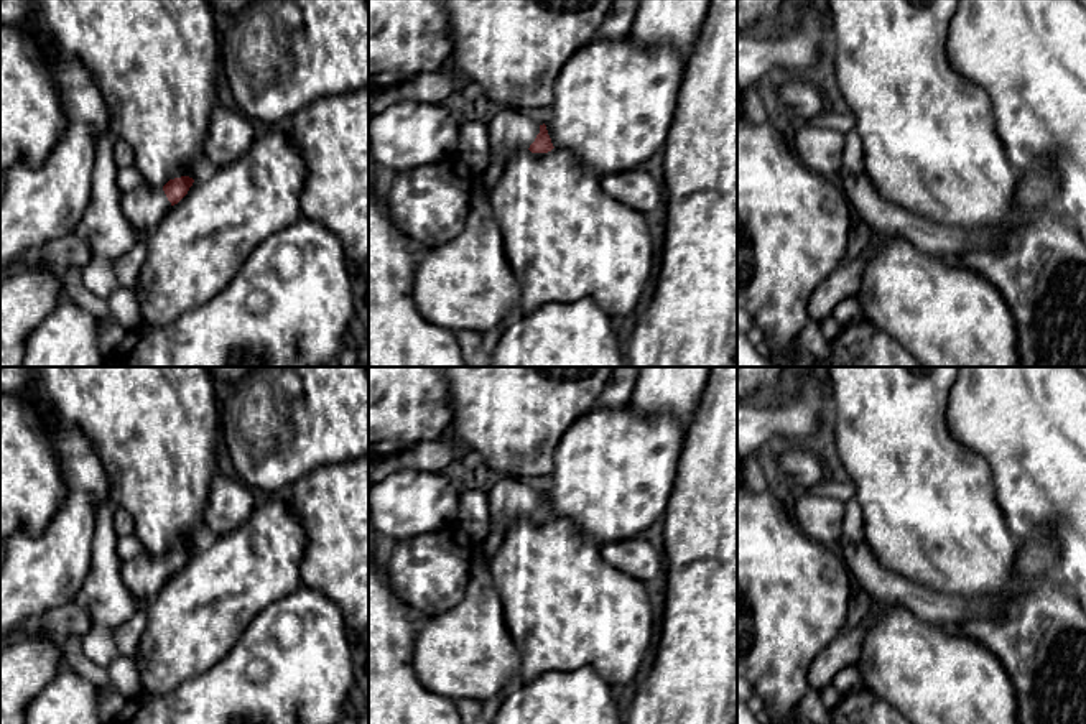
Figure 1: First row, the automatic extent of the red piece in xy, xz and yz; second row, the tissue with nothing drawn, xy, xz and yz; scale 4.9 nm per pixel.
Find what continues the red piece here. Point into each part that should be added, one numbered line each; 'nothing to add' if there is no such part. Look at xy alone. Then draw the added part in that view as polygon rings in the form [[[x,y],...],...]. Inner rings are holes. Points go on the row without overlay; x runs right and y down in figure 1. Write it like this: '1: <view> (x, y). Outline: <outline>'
1: xy (145, 575). Outline: [[[143,550],[120,564],[120,576],[137,602],[151,602],[173,574],[163,556],[151,556]]]

